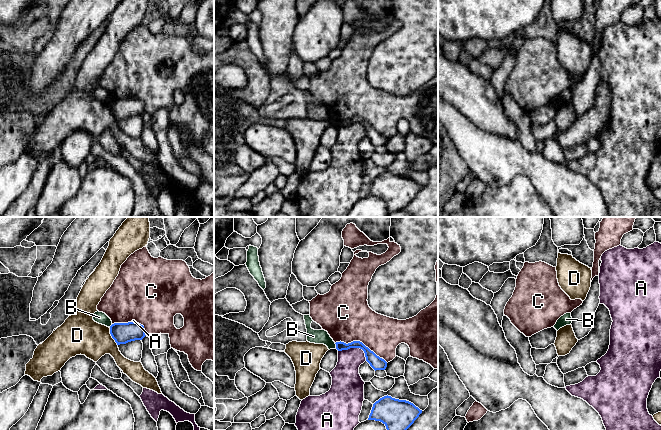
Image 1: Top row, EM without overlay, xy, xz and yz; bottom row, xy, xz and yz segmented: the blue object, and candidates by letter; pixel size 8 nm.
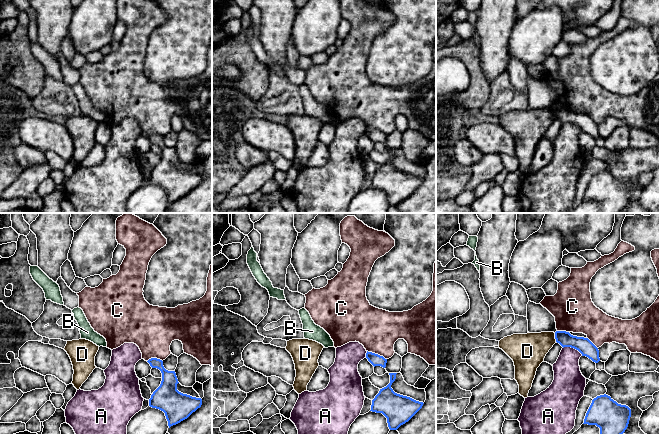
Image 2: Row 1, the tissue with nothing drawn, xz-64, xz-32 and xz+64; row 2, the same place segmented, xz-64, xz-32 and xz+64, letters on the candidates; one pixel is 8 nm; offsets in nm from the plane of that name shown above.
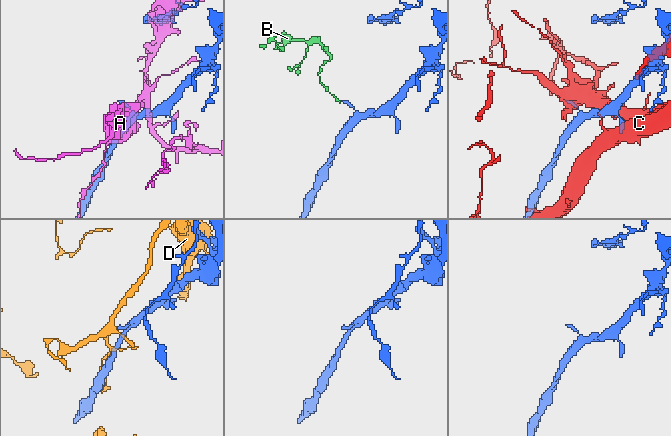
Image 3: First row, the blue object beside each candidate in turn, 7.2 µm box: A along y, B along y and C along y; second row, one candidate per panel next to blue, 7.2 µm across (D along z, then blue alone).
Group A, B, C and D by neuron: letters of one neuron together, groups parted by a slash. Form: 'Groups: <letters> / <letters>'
Groups: A / B / C / D

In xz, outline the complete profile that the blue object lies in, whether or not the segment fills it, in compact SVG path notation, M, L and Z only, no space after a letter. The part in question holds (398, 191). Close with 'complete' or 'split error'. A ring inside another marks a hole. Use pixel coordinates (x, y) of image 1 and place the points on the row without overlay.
M387 171L373 180L368 196L382 198L391 214L403 210L421 189L413 179Z; complete

